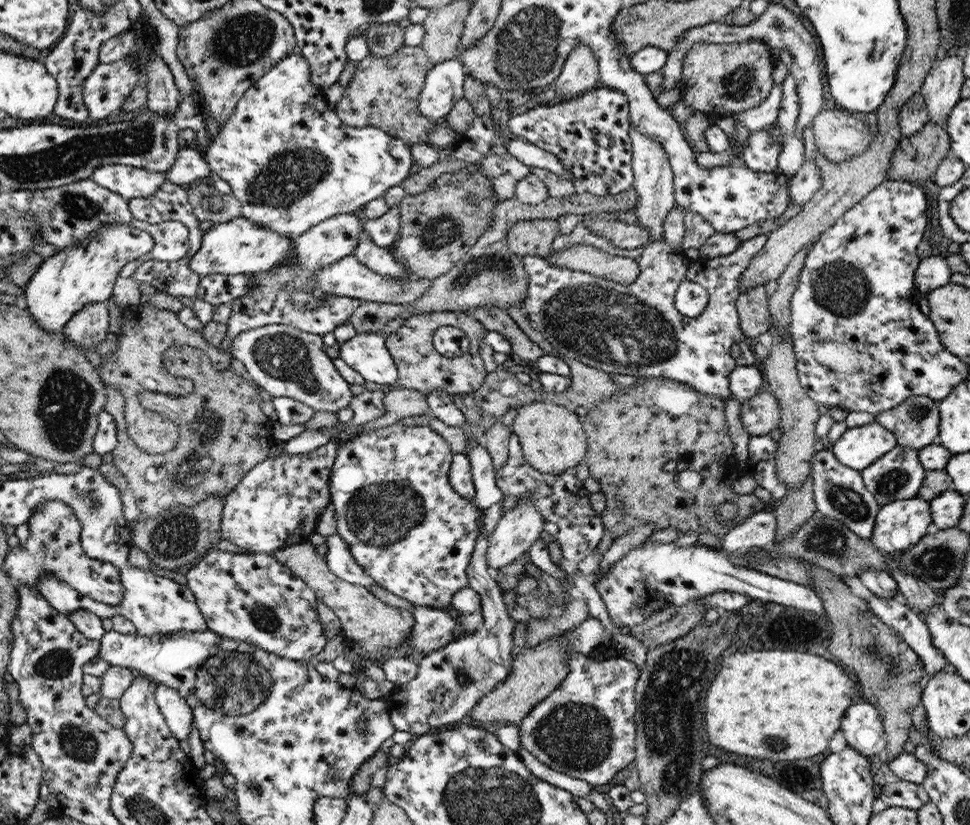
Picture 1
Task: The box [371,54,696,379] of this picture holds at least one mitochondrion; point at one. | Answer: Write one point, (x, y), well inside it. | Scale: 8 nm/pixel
(593, 321)

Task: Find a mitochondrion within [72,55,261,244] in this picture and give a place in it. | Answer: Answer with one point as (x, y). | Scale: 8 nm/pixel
(213, 203)

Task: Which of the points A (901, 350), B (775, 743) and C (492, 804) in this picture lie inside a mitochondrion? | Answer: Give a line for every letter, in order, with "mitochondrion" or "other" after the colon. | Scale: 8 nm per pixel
A: other
B: mitochondrion
C: mitochondrion

